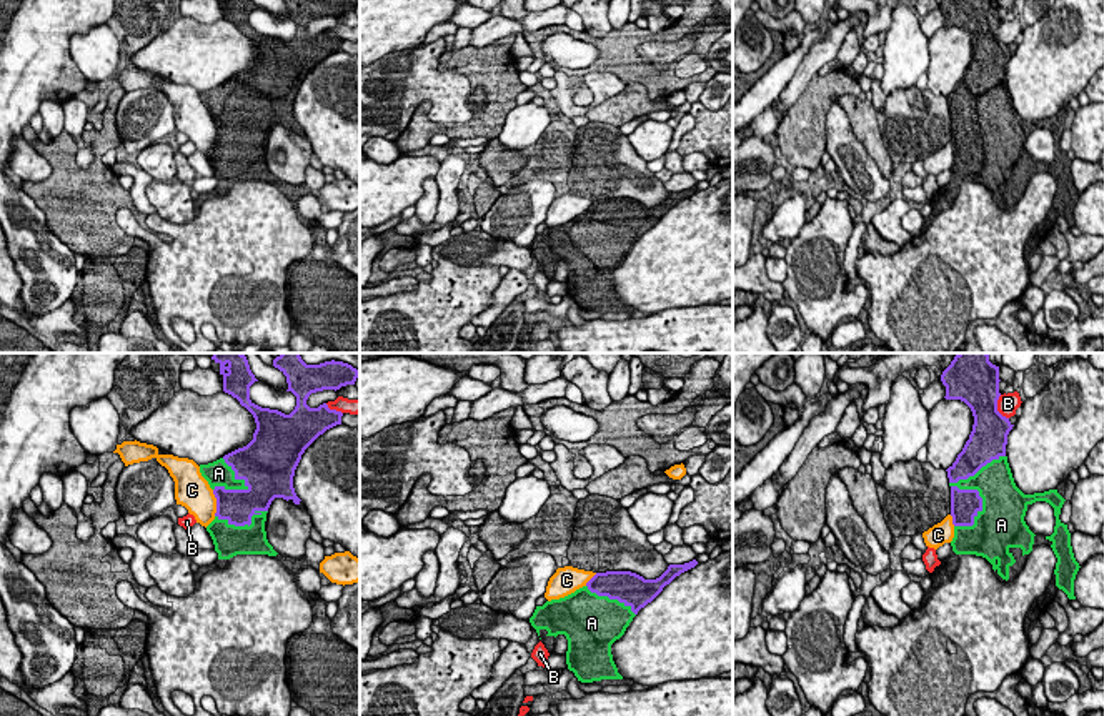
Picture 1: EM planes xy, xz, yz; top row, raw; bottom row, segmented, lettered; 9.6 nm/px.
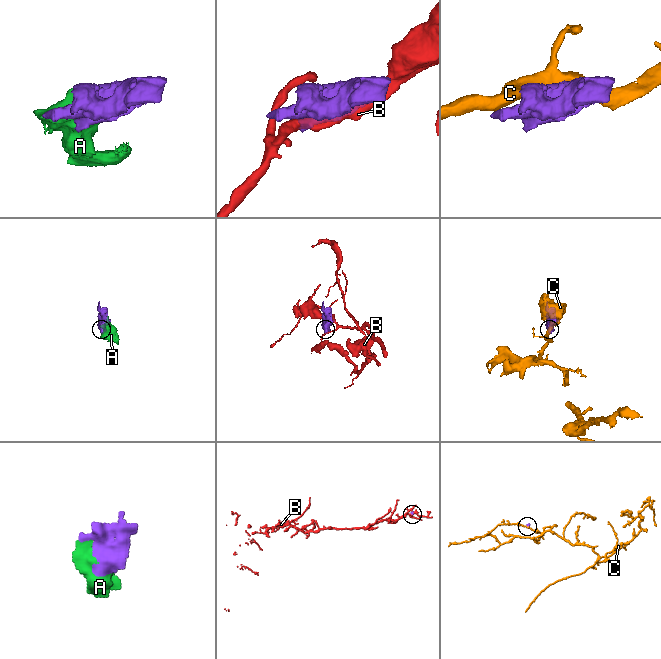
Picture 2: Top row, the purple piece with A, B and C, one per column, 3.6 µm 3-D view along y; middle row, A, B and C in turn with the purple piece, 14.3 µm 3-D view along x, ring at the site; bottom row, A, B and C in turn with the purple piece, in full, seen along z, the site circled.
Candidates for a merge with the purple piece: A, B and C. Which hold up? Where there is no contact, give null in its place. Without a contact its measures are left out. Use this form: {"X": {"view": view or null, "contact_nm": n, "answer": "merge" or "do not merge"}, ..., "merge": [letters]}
{"A": {"view": "yz", "contact_nm": 850, "answer": "merge"}, "B": {"view": "yz", "contact_nm": 260, "answer": "do not merge"}, "C": {"view": "xy", "contact_nm": 260, "answer": "do not merge"}, "merge": ["A"]}

